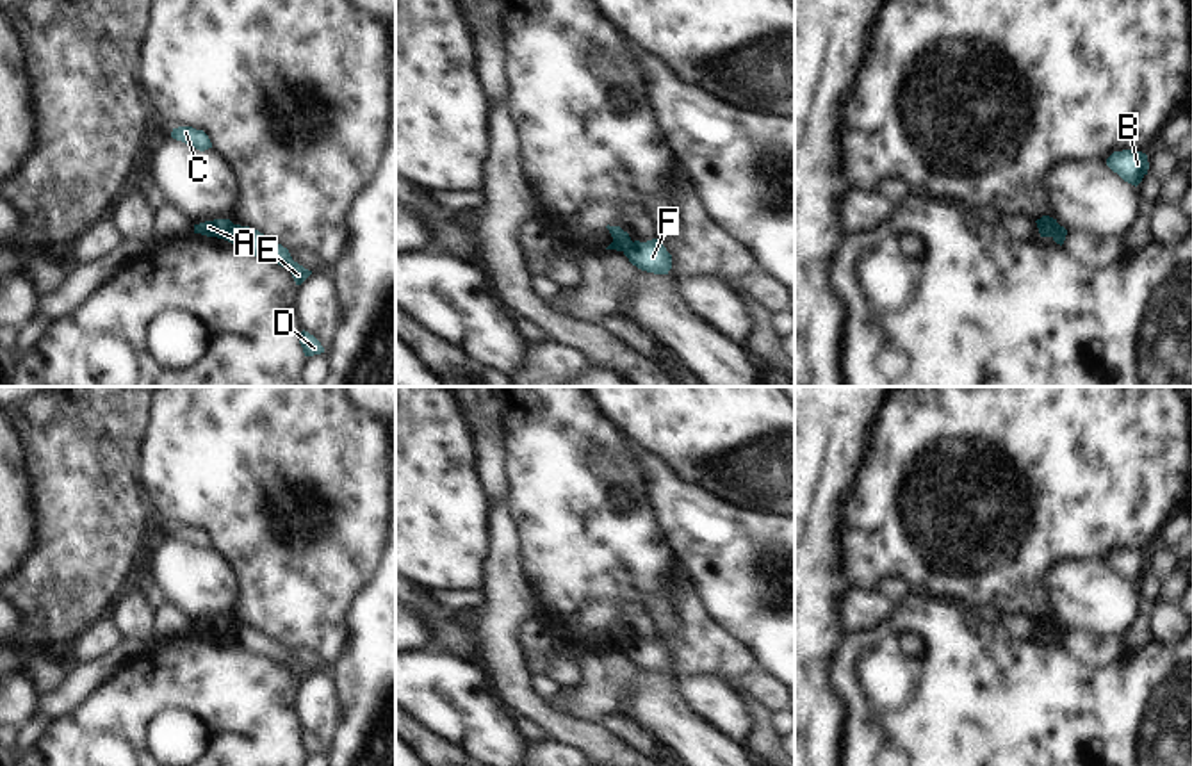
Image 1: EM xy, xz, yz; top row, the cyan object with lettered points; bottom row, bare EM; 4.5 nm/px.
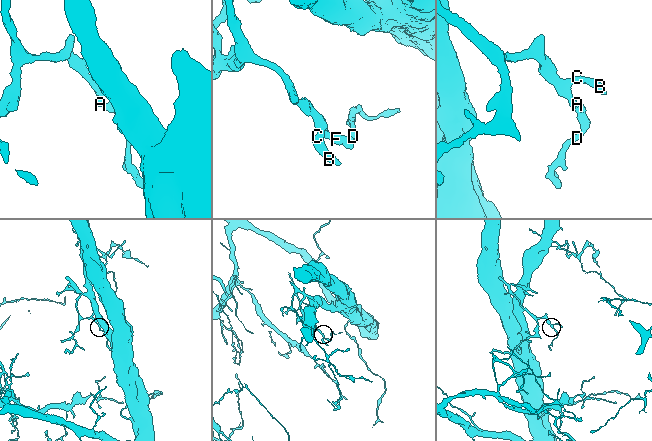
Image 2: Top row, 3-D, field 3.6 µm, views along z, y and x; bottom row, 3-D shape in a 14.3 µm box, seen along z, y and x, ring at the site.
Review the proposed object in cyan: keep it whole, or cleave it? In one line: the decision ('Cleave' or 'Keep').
Cleave.

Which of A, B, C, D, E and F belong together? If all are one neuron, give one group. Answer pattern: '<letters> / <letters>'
A B C / D E F

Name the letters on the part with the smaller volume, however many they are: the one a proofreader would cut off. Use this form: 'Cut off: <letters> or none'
Cut off: D, E, F

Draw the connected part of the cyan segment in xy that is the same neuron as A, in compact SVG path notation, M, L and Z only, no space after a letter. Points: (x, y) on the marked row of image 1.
M214 219L194 224L194 233L225 239L230 233L232 226L233 223L230 219Z

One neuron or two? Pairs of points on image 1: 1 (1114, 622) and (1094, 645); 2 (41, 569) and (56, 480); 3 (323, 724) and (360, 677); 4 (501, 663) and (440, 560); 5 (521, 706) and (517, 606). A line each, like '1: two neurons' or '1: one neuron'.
1: two neurons
2: one neuron
3: two neurons
4: two neurons
5: one neuron

